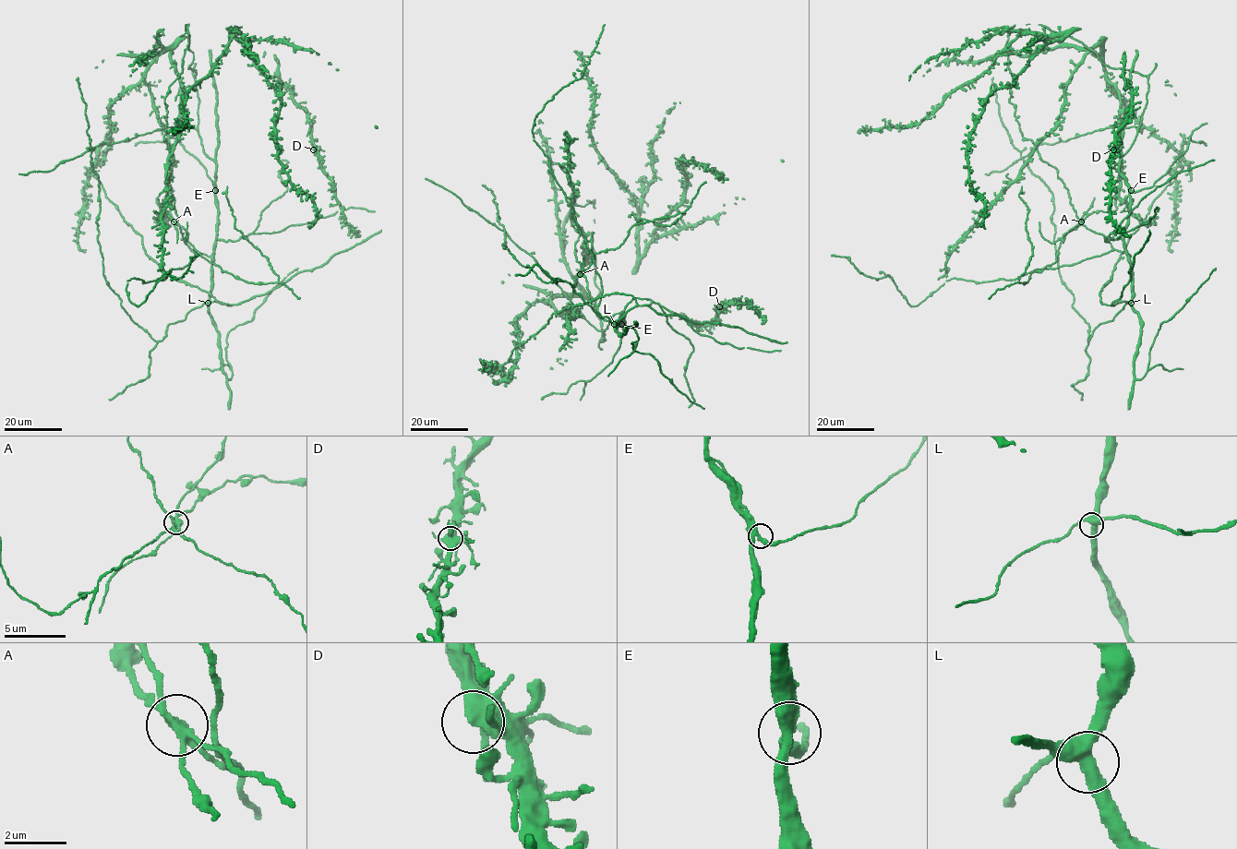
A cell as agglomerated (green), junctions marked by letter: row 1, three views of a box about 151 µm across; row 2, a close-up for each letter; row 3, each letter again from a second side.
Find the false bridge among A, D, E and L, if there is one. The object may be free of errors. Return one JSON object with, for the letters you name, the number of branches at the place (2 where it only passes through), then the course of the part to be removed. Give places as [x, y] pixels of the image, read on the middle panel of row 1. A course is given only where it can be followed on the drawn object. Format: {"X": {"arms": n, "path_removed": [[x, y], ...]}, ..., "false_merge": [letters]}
{"A": {"arms": 5, "path_removed": [[580, 274], [594, 254], [618, 248], [637, 223], [685, 211], [670, 225], [638, 221], [633, 215]]}, "false_merge": ["A"]}

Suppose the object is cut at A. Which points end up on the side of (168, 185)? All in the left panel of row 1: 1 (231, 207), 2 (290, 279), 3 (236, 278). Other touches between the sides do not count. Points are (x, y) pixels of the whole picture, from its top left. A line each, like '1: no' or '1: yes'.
1: no
2: yes
3: no

